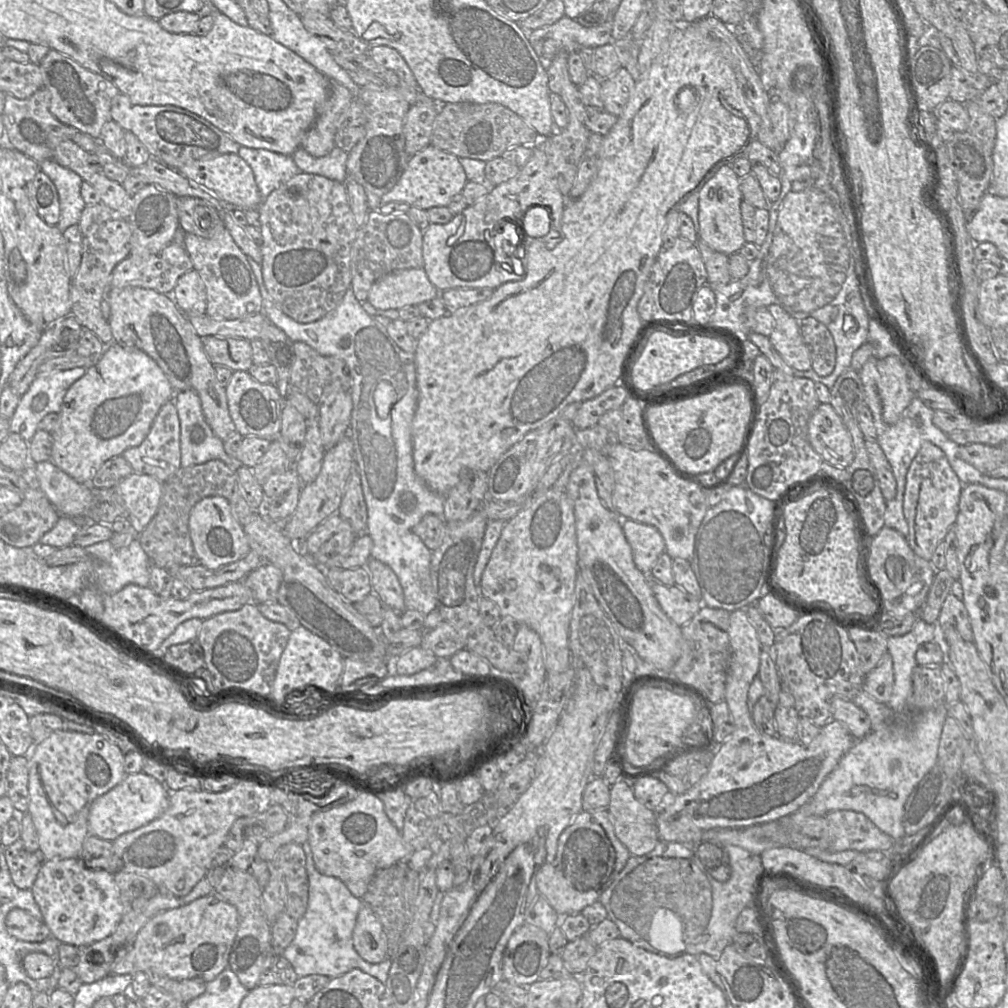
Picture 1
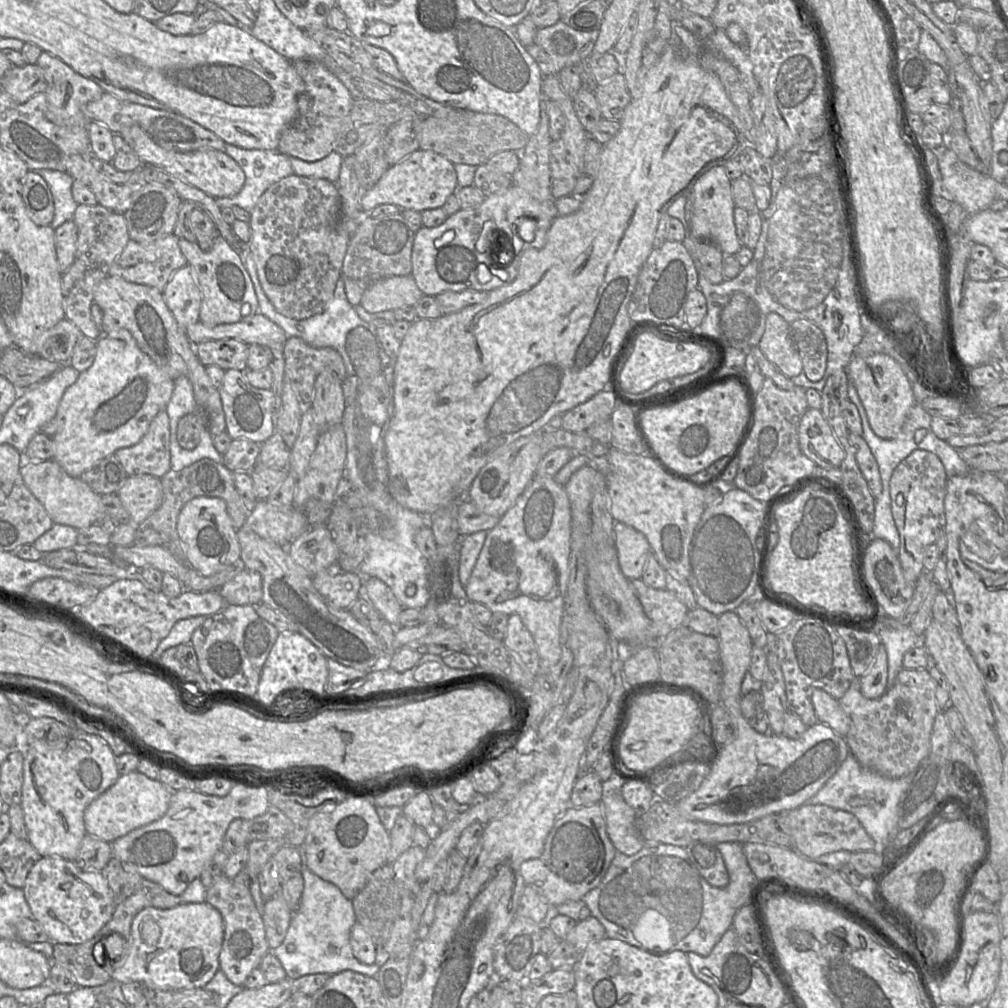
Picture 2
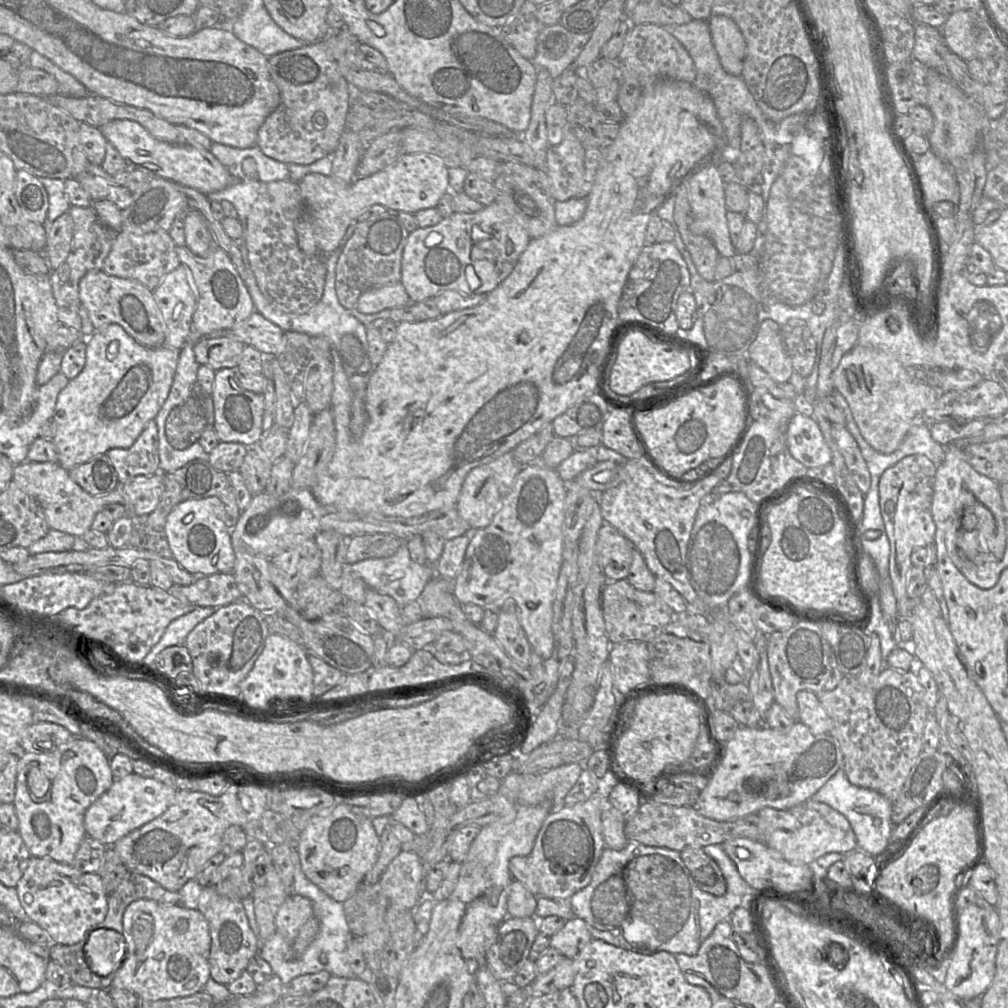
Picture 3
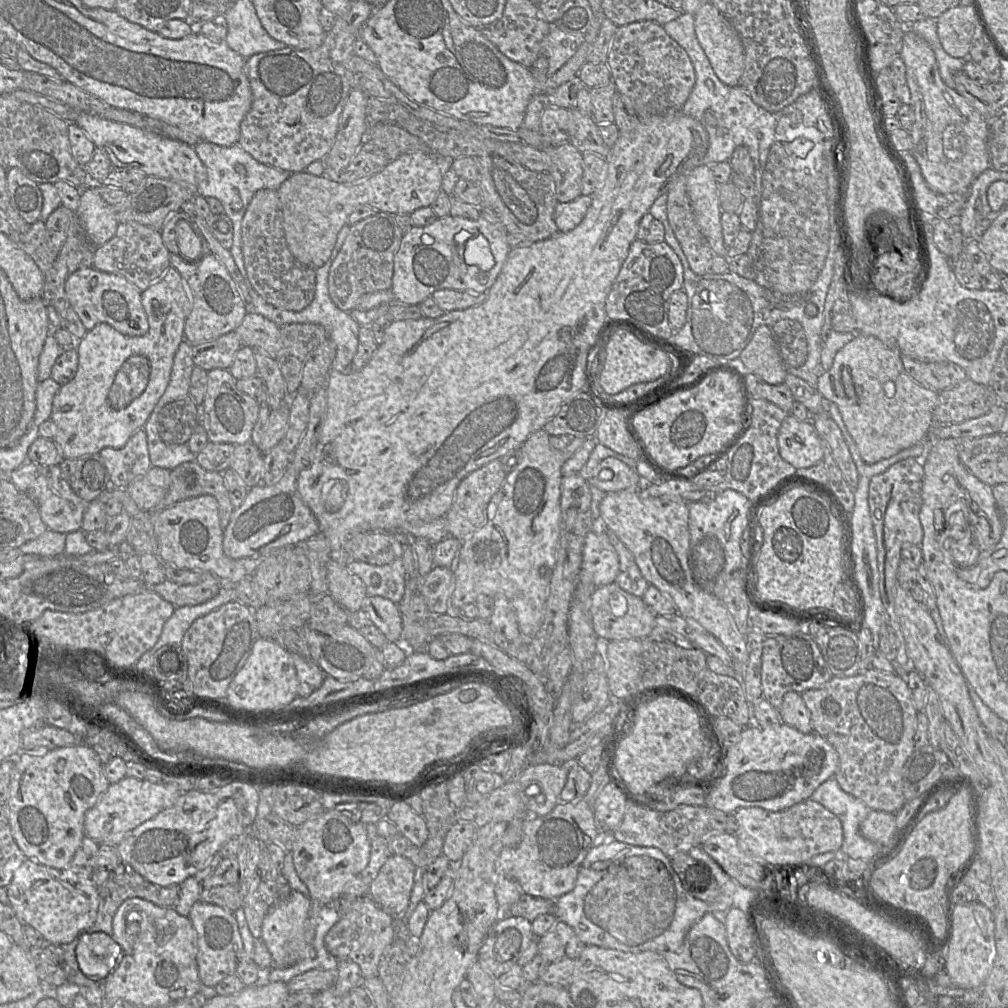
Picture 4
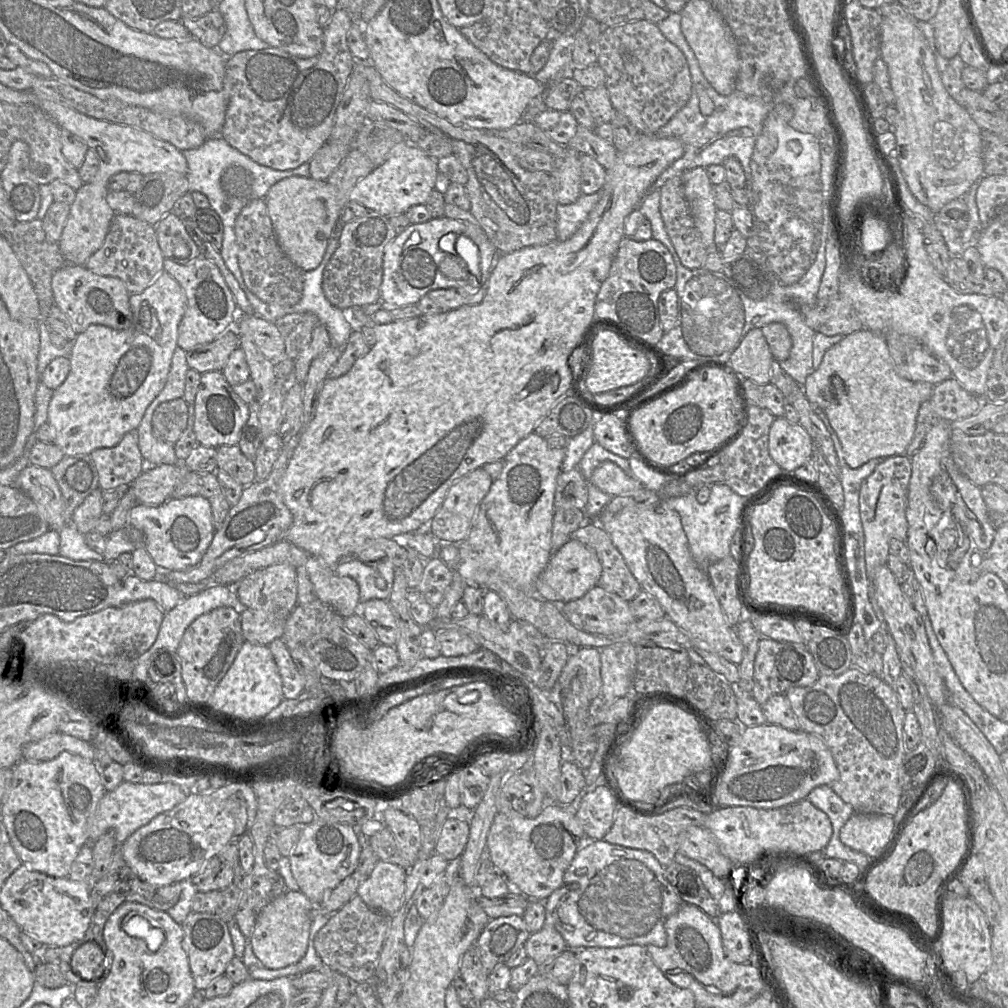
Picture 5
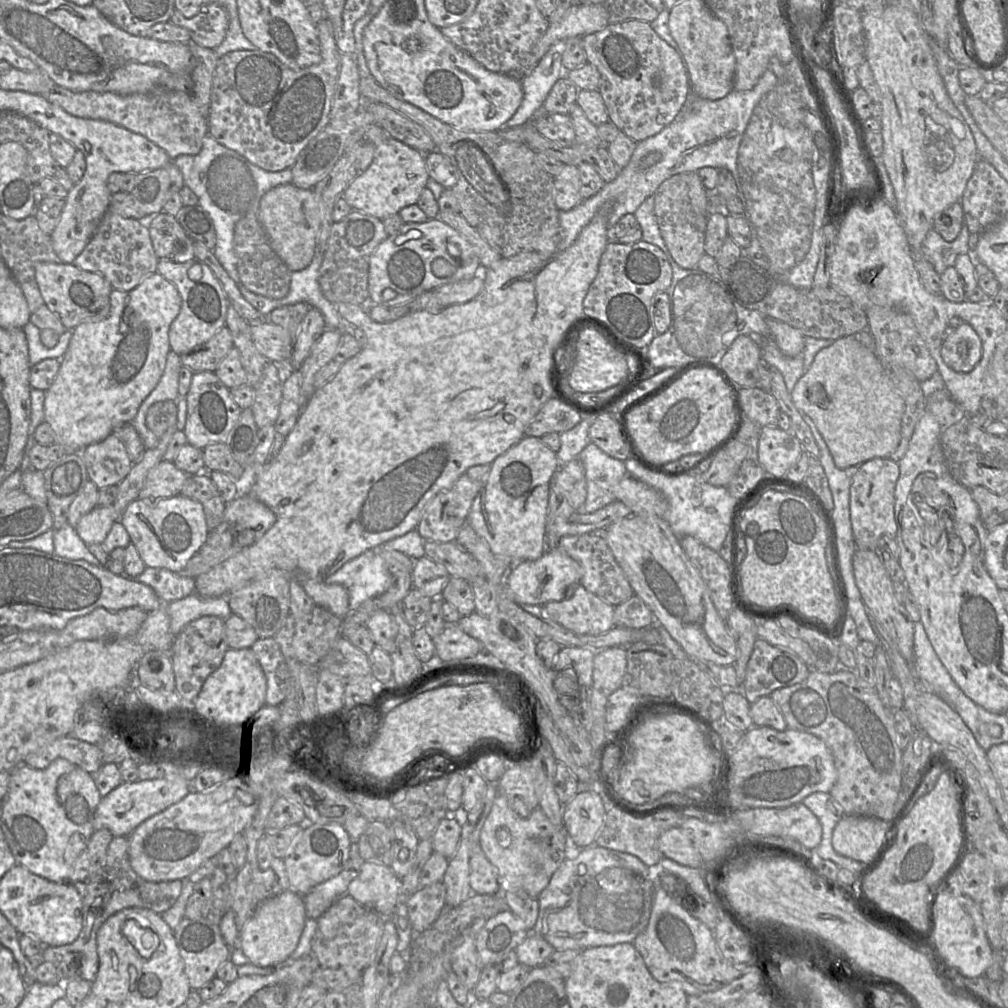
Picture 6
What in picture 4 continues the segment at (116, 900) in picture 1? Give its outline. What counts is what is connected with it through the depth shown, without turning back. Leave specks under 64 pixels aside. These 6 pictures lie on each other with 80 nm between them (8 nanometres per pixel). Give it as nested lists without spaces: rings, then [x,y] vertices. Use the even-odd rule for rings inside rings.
[[[26,859],[15,871],[10,884],[6,887],[9,905],[17,918],[37,930],[49,944],[61,945],[77,939],[88,931],[97,918],[99,907],[98,887],[90,877],[74,873],[68,868],[56,869],[33,860]]]

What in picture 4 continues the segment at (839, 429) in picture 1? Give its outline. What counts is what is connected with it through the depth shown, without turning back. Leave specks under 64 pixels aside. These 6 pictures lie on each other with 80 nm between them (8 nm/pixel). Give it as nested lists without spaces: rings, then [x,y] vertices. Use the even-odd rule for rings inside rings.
[[[791,414],[781,424],[778,446],[781,457],[796,469],[809,468],[824,458],[822,440],[812,421],[800,421]]]

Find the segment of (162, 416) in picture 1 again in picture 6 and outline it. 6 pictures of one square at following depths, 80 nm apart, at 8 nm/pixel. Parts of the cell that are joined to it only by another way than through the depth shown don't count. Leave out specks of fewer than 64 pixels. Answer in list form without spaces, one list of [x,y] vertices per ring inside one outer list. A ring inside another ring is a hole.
[[[115,435],[91,444],[80,451],[89,480],[98,489],[118,485],[131,471],[130,460],[122,441]]]

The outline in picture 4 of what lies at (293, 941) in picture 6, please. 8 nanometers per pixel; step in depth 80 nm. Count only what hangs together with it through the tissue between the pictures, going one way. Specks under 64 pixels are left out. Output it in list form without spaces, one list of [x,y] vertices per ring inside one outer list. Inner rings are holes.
[[[291,890],[265,915],[260,939],[271,954],[272,967],[287,968],[315,956],[312,943],[315,937],[317,918],[310,916],[311,906],[312,900],[308,896]]]

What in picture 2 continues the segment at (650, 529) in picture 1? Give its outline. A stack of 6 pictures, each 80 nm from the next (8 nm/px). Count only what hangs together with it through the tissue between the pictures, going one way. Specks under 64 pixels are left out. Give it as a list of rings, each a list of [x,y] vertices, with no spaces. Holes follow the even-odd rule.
[[[615,522],[614,544],[622,573],[630,580],[640,579],[651,554],[645,535],[631,526]]]

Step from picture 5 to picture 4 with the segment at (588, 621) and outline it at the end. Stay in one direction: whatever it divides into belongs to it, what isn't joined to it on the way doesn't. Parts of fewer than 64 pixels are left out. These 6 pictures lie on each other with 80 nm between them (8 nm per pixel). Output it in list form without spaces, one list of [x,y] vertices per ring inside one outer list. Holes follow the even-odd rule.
[[[616,583],[600,586],[593,592],[590,614],[595,633],[604,641],[643,639],[651,634],[657,616],[641,597],[624,591]]]

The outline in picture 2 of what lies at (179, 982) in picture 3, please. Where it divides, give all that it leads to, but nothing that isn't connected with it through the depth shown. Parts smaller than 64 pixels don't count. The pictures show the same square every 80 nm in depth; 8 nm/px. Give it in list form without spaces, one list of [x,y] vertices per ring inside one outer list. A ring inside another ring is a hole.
[[[207,902],[182,903],[174,908],[143,908],[131,925],[131,937],[127,940],[129,953],[121,967],[112,973],[112,979],[120,984],[138,982],[153,990],[174,991],[203,988],[219,970],[219,954],[224,935],[224,923],[220,912]]]

